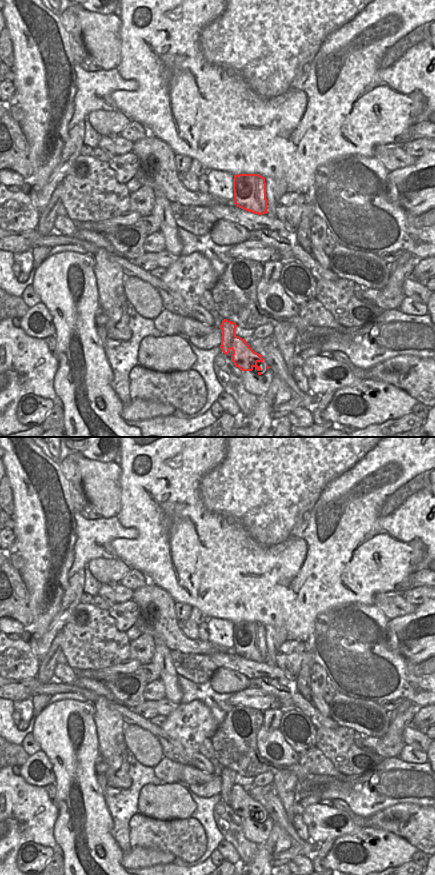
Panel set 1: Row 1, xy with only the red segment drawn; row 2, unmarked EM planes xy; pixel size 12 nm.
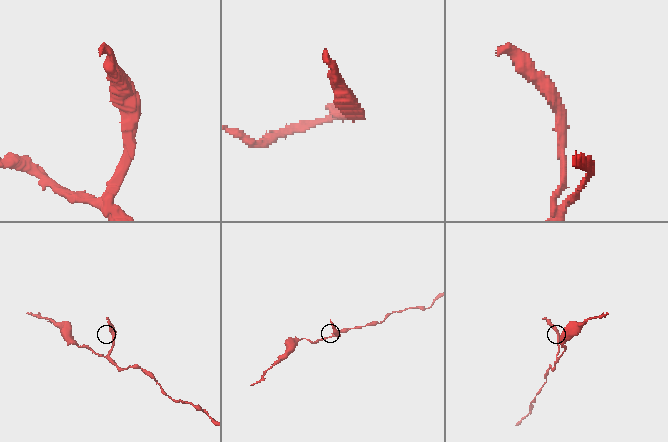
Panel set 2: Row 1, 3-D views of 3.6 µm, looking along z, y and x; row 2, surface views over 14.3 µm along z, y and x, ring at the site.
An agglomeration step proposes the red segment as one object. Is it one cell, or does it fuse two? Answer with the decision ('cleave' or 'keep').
cleave

